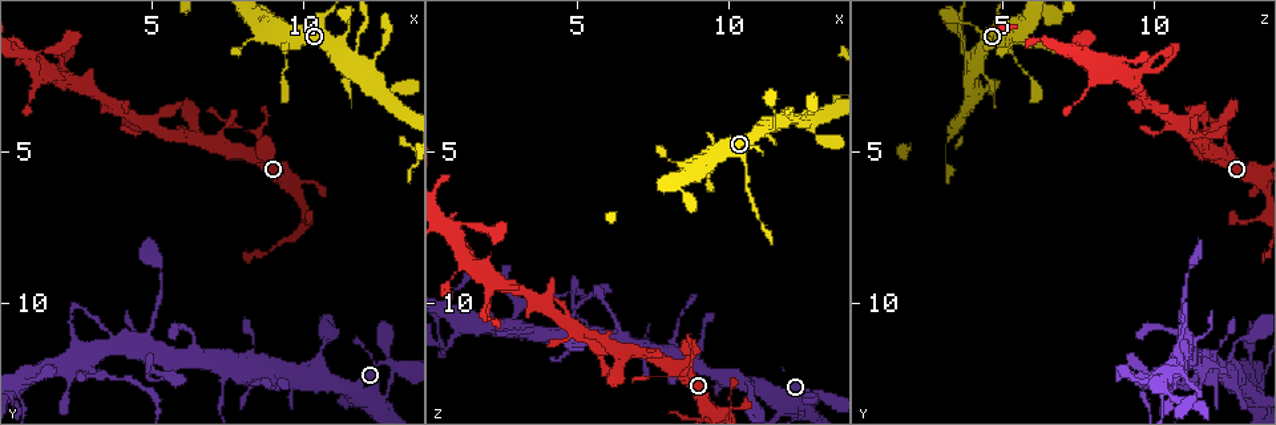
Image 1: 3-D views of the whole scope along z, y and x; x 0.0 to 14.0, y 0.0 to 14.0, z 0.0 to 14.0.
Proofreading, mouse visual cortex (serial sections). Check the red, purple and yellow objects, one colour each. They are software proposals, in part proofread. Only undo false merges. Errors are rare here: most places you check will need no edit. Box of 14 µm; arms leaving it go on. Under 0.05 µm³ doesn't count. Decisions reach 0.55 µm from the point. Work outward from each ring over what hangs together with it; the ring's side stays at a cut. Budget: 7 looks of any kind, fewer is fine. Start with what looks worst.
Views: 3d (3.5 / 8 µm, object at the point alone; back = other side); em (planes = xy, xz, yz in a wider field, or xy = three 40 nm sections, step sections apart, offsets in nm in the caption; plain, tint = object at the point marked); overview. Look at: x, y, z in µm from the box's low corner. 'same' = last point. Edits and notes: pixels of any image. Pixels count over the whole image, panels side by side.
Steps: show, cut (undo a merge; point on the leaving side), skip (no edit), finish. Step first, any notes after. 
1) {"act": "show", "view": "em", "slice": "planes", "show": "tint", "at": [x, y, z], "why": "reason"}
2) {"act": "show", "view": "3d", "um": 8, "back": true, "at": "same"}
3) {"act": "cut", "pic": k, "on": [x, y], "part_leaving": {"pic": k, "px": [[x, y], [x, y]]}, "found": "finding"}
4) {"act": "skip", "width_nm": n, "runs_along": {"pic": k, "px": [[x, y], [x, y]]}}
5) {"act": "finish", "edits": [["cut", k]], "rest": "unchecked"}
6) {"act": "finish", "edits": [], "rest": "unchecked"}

{"act": "show", "view": "3d", "um": 3.5, "at": [5.0, 12.2, 10.2], "why": "three-way junction"}

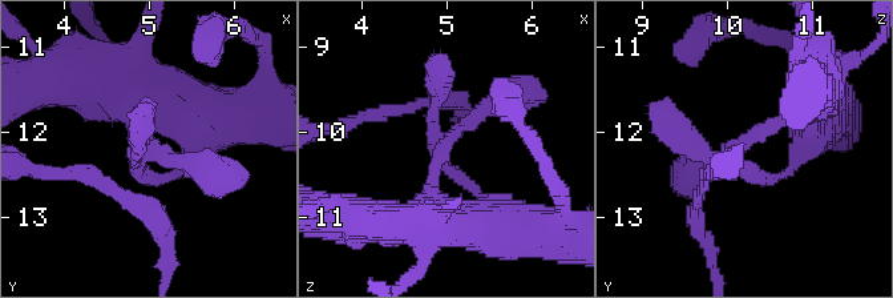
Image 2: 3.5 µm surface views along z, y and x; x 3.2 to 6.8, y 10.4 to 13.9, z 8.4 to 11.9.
{"act": "skip", "arm_widths_nm": [250, 250, 250], "found": "one cell here"}

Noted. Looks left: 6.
{"act": "show", "view": "3d", "um": 3.5, "at": [8.5, 4.4, 12.4], "why": "abrupt turn"}

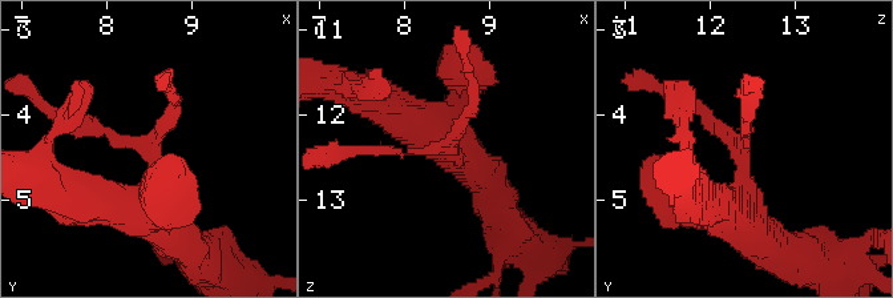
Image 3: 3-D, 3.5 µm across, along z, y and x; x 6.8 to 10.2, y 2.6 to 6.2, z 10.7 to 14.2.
{"act": "show", "view": "em", "slice": "xy", "step": 1, "show": "tint", "at": [8.55, 4.45, 12.35], "why": "need the tissue"}

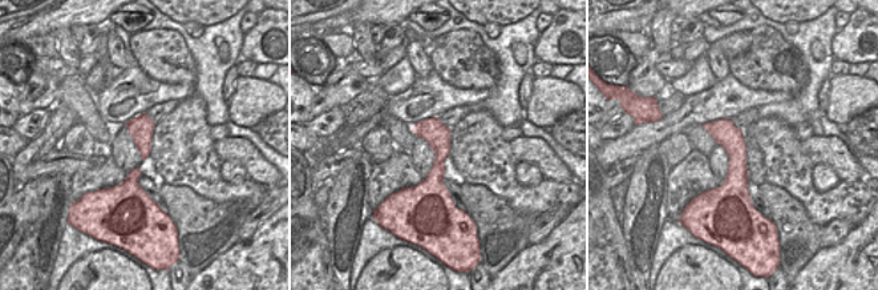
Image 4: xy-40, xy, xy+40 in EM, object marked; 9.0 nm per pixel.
{"act": "show", "view": "em", "slice": "xy", "step": 3, "show": "tint", "at": "same"}

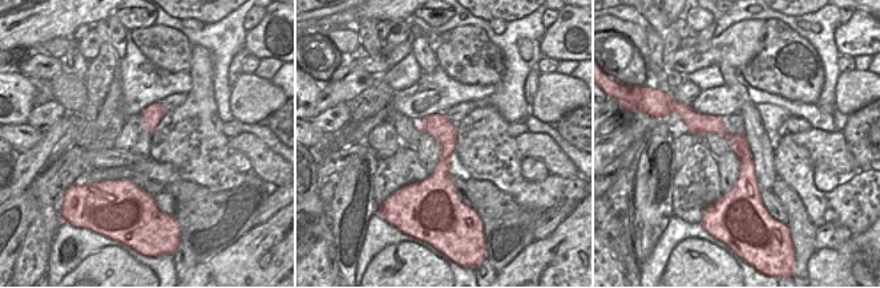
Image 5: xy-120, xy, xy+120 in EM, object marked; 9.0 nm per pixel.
{"act": "skip", "runs_along": {"pic": 3, "px": [[170, 234], [150, 217], [154, 156], [72, 124]]}, "found": "continuous, no second cell"}

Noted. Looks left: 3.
{"act": "show", "view": "3d", "um": 3.5, "at": [11.8, 2.4, 3.9], "why": "narrows sharply"}

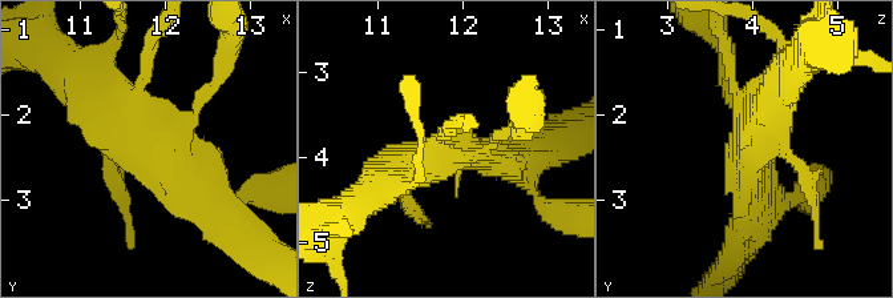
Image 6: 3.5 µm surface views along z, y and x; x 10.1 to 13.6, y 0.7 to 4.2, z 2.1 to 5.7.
{"act": "show", "view": "em", "slice": "xy", "step": 2, "show": "tint", "at": [11.80, 2.40, 3.95]}

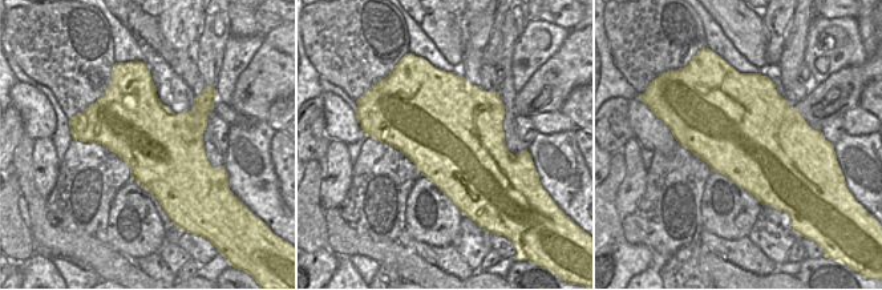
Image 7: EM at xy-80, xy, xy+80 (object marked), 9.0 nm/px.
{"act": "show", "view": "em", "slice": "planes", "show": "tint", "at": "same"}

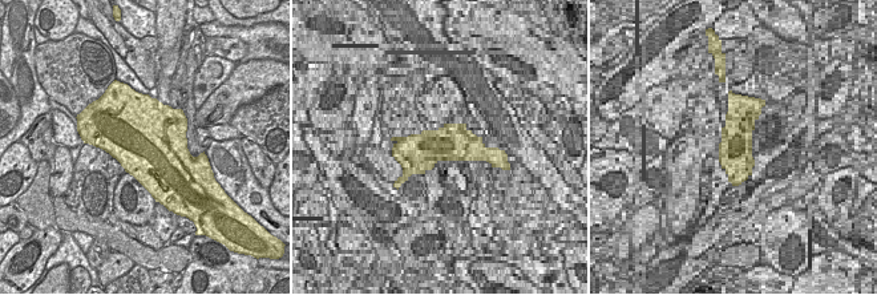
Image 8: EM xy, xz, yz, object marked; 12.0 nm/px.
{"act": "skip", "runs_along": {"pic": 6, "px": [[81, 89], [217, 208]]}, "found": "continuous, no second cell"}

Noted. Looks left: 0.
{"act": "finish", "edits": [], "rest": "unchecked"}

